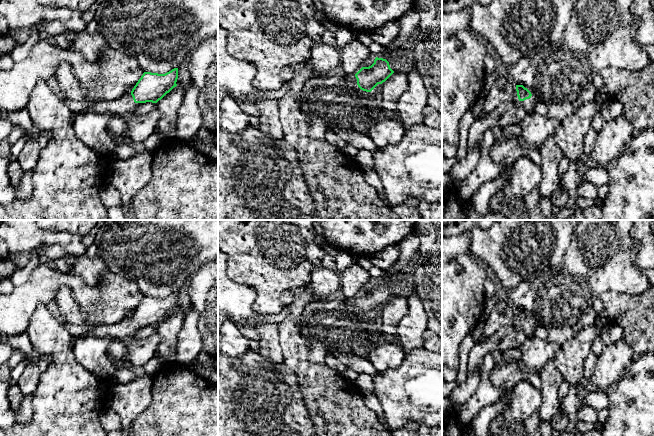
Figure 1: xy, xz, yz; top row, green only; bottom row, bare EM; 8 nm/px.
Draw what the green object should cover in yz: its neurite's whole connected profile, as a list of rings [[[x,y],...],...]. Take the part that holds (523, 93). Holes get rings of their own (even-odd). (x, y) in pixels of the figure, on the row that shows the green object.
[[[516,85],[517,96],[519,103],[521,103],[527,114],[532,114],[535,111],[536,99],[531,92],[523,85]]]

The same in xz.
[[[376,57],[369,67],[362,67],[355,75],[343,74],[344,80],[350,88],[360,88],[371,92],[378,84],[385,82],[394,71],[386,59]]]

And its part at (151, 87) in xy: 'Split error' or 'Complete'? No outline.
Split error

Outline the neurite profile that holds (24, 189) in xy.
[[[24,171],[23,175],[16,186],[13,186],[17,199],[20,201],[29,200],[33,193],[32,173]]]

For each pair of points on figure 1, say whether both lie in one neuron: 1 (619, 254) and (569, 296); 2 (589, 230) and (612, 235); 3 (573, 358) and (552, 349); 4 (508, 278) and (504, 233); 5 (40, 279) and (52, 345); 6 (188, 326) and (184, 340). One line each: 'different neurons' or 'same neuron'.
1: same neuron
2: same neuron
3: different neurons
4: same neuron
5: different neurons
6: same neuron

